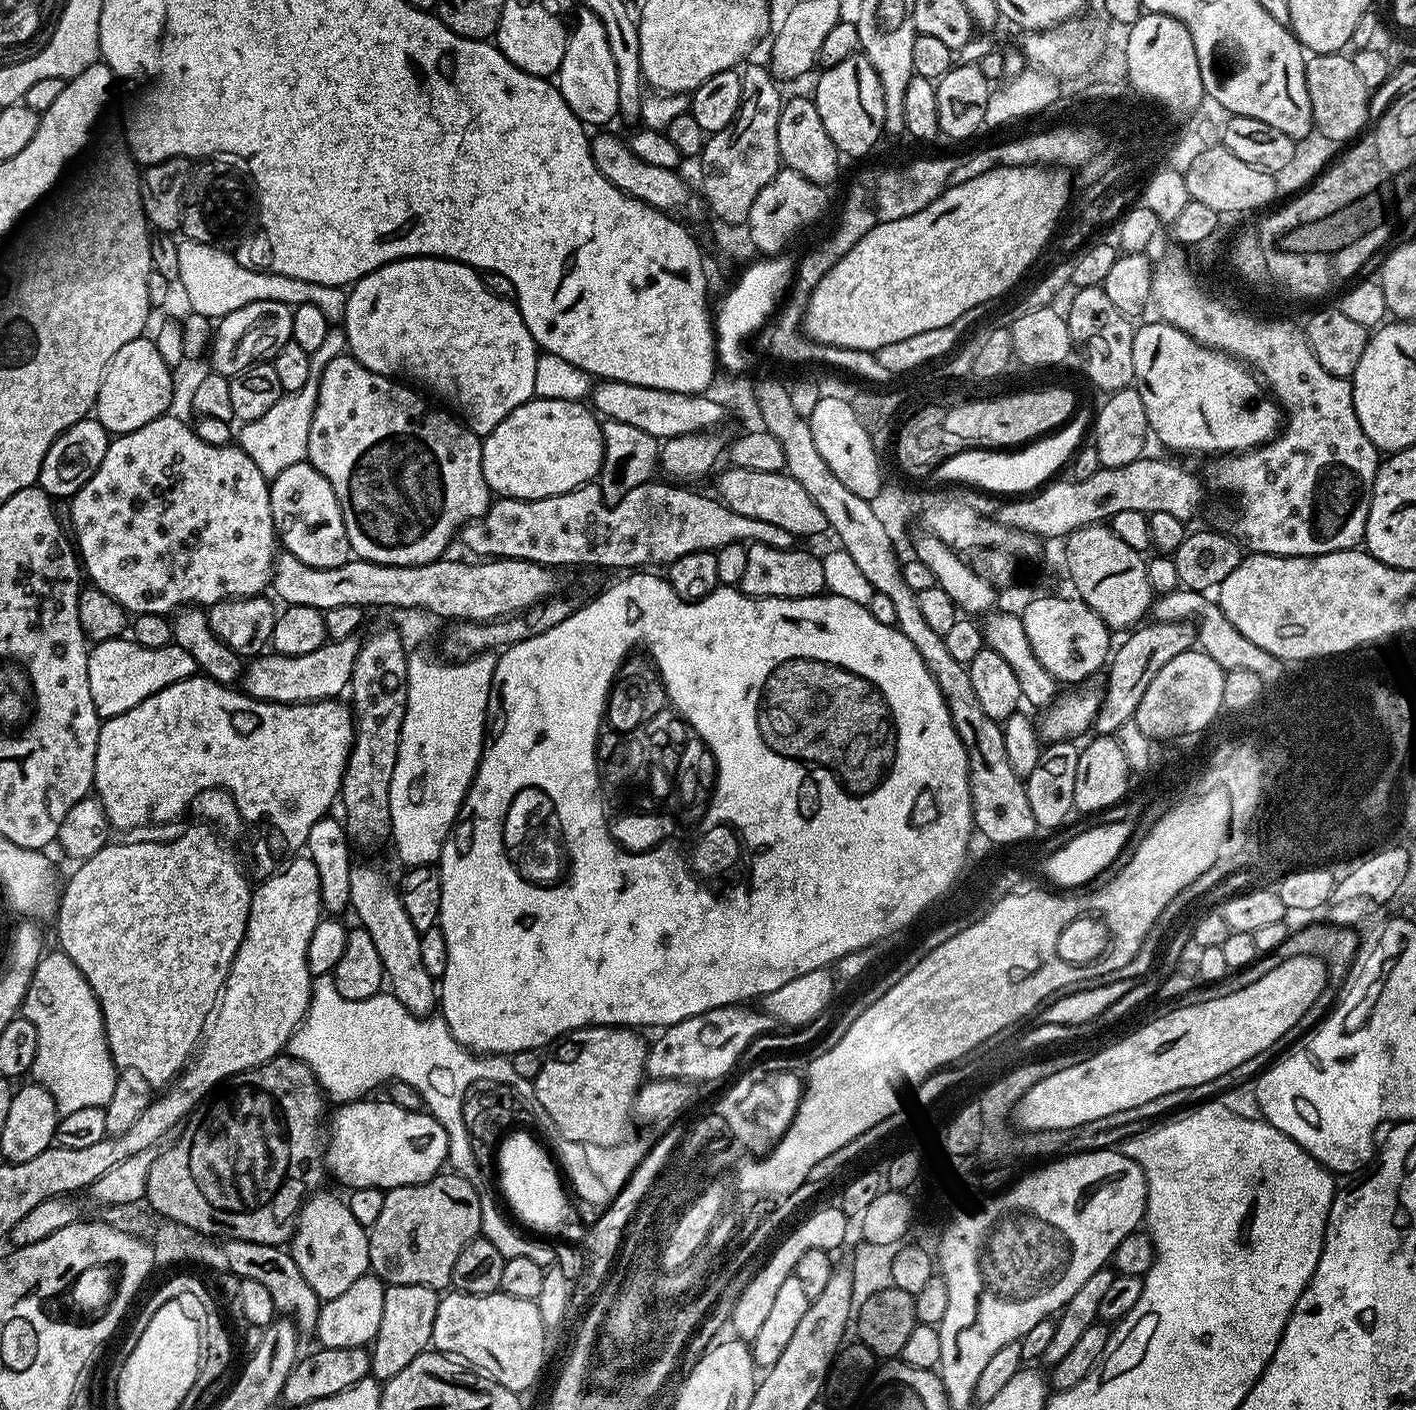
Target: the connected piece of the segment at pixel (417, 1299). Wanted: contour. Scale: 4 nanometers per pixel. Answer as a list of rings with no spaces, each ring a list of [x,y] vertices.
[[[389,1284],[384,1289],[382,1326],[378,1326],[376,1339],[370,1345],[371,1375],[383,1382],[394,1378],[398,1370],[406,1370],[431,1345],[434,1318],[438,1314],[440,1296],[437,1289],[421,1284]]]

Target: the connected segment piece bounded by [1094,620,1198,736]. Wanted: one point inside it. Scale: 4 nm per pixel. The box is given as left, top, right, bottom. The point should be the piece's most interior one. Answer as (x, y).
(1147, 648)

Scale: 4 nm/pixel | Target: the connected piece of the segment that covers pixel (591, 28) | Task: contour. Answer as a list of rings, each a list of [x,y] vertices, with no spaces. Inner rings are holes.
[[[580,8],[580,17],[568,34],[566,54],[562,58],[562,66],[558,73],[558,87],[562,98],[570,106],[570,110],[578,117],[581,124],[591,126],[608,126],[612,119],[617,119],[620,107],[618,106],[618,69],[614,67],[614,57],[610,55],[610,42],[606,42],[606,30],[602,30],[602,22],[590,10]]]

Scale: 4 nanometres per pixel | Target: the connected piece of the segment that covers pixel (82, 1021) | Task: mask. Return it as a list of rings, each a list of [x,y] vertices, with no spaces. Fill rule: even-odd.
[[[48,950],[41,955],[28,992],[24,996],[22,1015],[30,1022],[34,1022],[38,1030],[38,1050],[34,1054],[31,1079],[41,1084],[46,1090],[50,1090],[56,1103],[57,1113],[60,1116],[75,1114],[77,1110],[83,1110],[85,1106],[107,1108],[110,1097],[114,1094],[118,1069],[108,1049],[100,999],[94,994],[90,982],[86,982],[82,970],[74,966],[74,962],[65,952]]]

